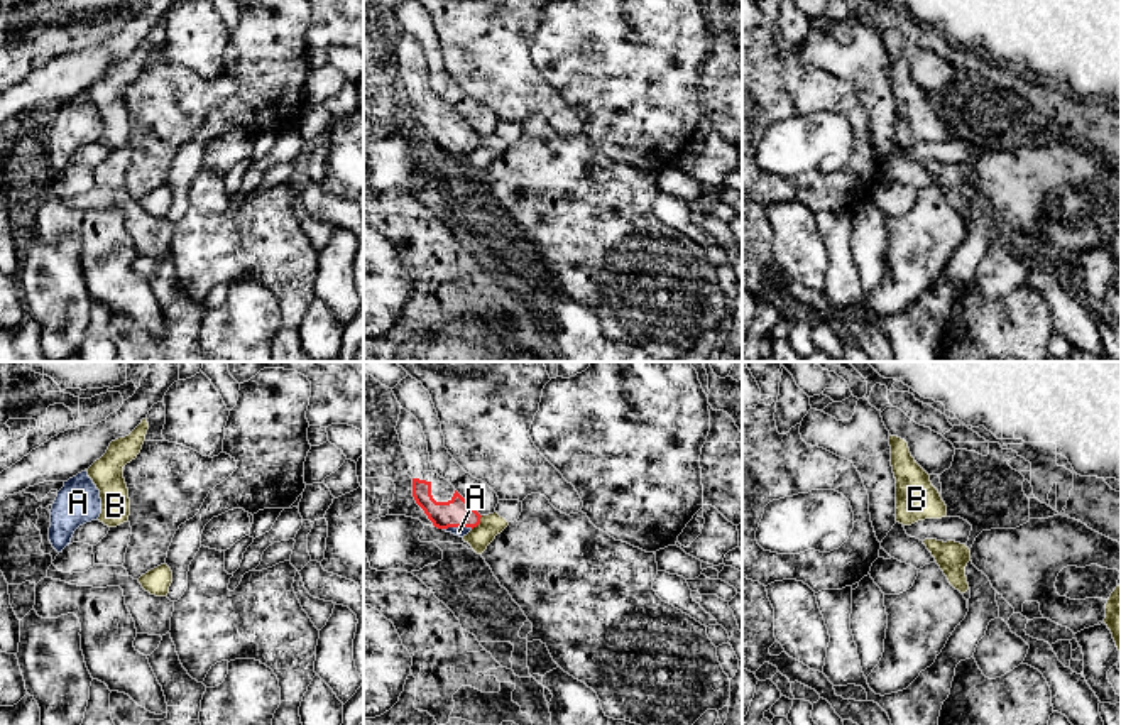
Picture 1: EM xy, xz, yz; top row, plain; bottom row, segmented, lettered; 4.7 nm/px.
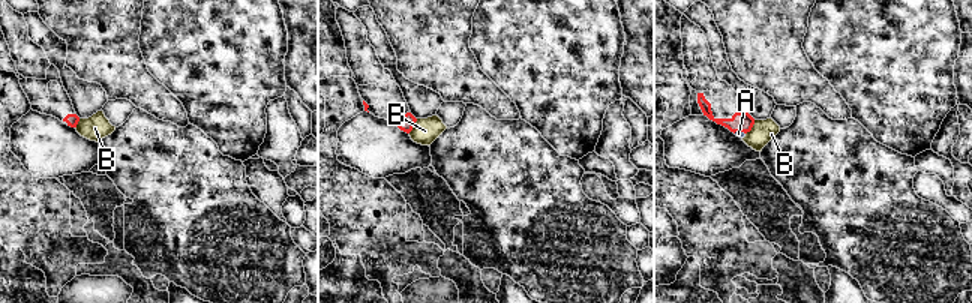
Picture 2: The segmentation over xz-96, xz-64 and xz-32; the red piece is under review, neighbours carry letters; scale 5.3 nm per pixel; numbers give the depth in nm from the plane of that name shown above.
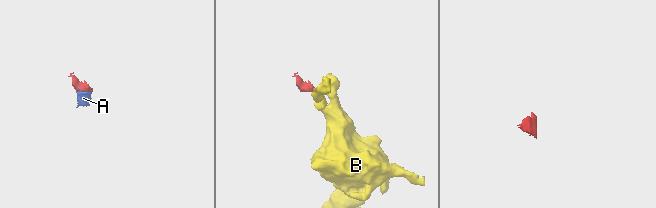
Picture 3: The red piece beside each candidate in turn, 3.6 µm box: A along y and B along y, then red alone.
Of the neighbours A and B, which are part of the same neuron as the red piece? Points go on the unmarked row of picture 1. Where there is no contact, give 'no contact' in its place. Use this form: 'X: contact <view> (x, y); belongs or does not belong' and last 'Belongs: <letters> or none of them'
A: contact xz (457, 147); belongs
B: contact xz (479, 144); does not belong
Belongs: A

